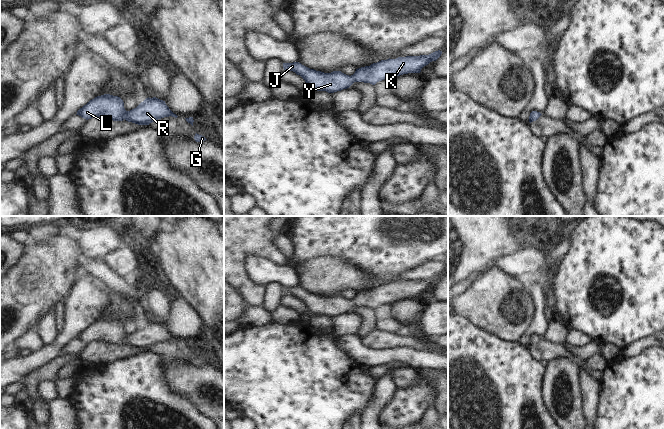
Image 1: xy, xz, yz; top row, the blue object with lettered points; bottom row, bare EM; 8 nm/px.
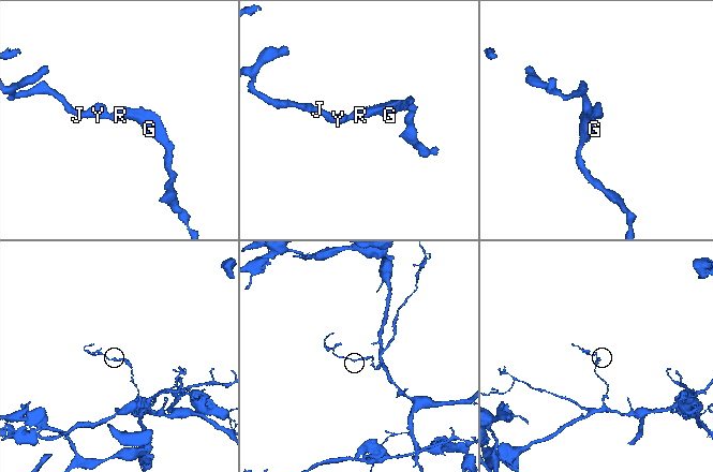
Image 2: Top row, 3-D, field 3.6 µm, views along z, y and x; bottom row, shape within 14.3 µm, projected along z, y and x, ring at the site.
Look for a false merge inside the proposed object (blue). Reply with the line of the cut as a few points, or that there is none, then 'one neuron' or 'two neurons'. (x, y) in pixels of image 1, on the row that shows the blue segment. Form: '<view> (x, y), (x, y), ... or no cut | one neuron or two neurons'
no cut | one neuron

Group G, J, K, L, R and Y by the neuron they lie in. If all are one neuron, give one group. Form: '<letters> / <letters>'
G J K L R Y

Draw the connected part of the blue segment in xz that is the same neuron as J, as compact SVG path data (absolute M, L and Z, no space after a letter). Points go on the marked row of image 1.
M438 50L429 55L389 58L373 63L370 66L358 68L351 76L341 71L333 71L331 73L316 71L299 62L283 63L283 68L300 75L311 89L334 93L349 88L354 82L375 85L384 79L391 80L403 74L420 73L424 66L436 61L441 54L442 51Z

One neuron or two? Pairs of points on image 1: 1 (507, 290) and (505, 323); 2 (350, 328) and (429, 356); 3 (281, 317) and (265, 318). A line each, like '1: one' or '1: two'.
1: one
2: two
3: two

